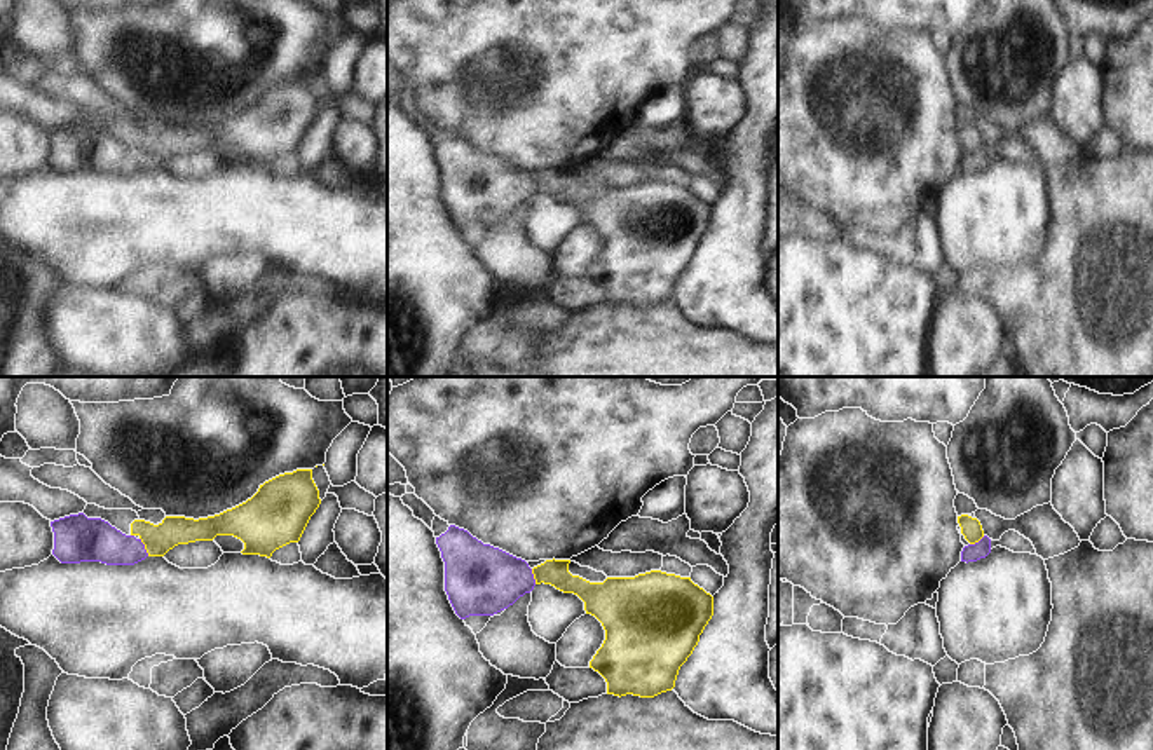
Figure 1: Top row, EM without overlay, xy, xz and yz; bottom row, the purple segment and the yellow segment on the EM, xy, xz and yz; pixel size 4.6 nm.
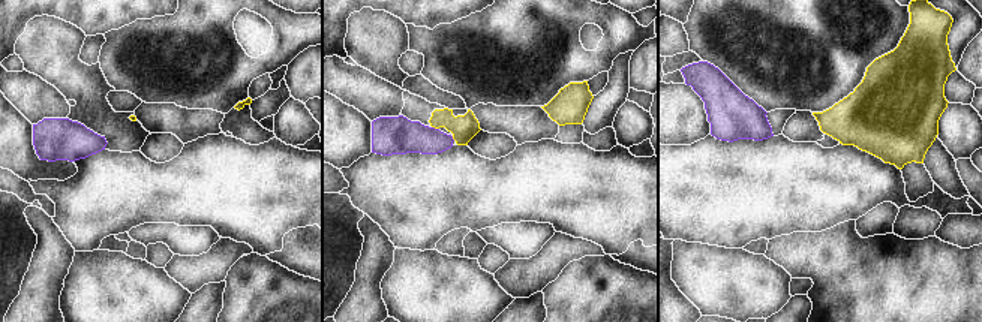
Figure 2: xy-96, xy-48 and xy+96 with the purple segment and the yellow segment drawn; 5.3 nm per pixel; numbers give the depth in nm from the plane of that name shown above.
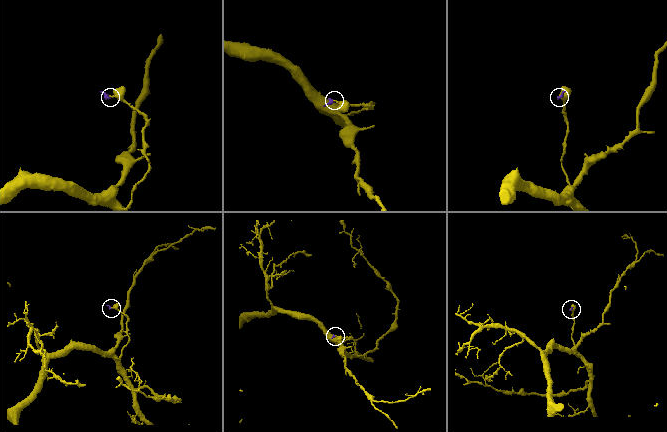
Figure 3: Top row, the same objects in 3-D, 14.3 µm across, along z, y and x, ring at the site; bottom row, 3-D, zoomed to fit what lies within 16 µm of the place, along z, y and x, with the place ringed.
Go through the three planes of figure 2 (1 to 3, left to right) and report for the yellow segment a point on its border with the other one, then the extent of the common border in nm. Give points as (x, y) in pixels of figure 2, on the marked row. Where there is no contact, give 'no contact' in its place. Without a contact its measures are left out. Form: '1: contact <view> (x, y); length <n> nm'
1: no contact
2: contact xy-48 (434, 128); length 40 nm
3: no contact

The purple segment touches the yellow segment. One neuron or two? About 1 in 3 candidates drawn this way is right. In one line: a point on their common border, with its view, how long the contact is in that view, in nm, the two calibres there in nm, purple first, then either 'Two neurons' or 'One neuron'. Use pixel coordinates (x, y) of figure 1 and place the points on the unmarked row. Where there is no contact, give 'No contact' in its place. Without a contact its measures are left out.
Touches purple at xy (143, 156). Shared border 100 nm. Thickness 200 nm (purple) against 140 nm. Two neurons.

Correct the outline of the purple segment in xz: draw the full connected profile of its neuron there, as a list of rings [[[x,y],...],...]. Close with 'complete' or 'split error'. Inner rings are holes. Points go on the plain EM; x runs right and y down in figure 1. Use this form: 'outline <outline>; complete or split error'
outline [[[440,126],[433,129],[433,141],[445,171],[445,201],[461,228],[494,225],[534,199],[525,169],[483,153]]]; split error

